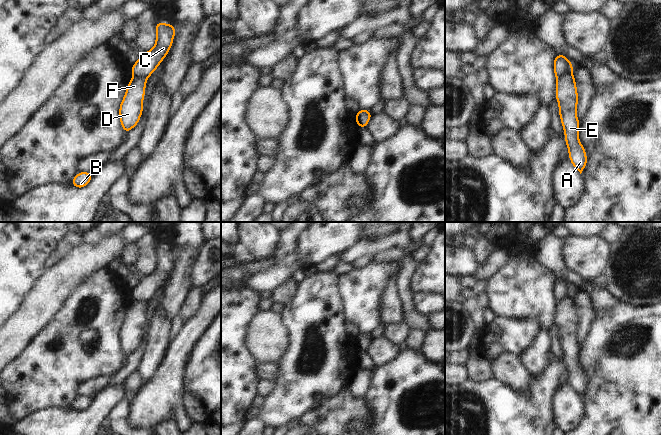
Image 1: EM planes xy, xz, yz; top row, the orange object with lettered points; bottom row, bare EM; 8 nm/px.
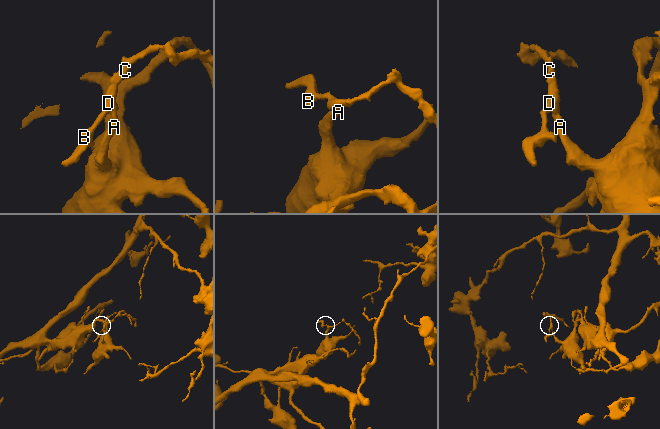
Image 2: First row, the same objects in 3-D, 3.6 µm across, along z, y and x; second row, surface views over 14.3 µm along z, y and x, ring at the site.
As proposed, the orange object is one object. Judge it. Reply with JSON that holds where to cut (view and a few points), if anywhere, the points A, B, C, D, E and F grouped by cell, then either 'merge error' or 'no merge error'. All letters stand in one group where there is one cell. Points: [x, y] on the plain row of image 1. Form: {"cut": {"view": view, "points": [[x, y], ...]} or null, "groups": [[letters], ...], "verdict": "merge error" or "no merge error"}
{"cut": {"view": "yz", "points": [[571, 293], [557, 302]]}, "groups": [["A", "B", "D", "E", "F"], ["C"]], "verdict": "merge error"}

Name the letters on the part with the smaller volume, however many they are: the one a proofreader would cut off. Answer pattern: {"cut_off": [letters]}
{"cut_off": ["C"]}

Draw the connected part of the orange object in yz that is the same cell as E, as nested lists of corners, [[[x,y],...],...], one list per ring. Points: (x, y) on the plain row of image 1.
[[[572,294],[557,302],[555,322],[559,327],[559,339],[564,352],[570,385],[581,398],[586,390],[587,380],[578,362],[580,349],[576,340],[578,317]]]

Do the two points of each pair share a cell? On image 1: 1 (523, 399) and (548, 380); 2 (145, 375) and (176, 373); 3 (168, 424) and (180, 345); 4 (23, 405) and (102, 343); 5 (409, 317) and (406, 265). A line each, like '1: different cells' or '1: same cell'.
1: same cell
2: different cells
3: different cells
4: same cell
5: same cell

